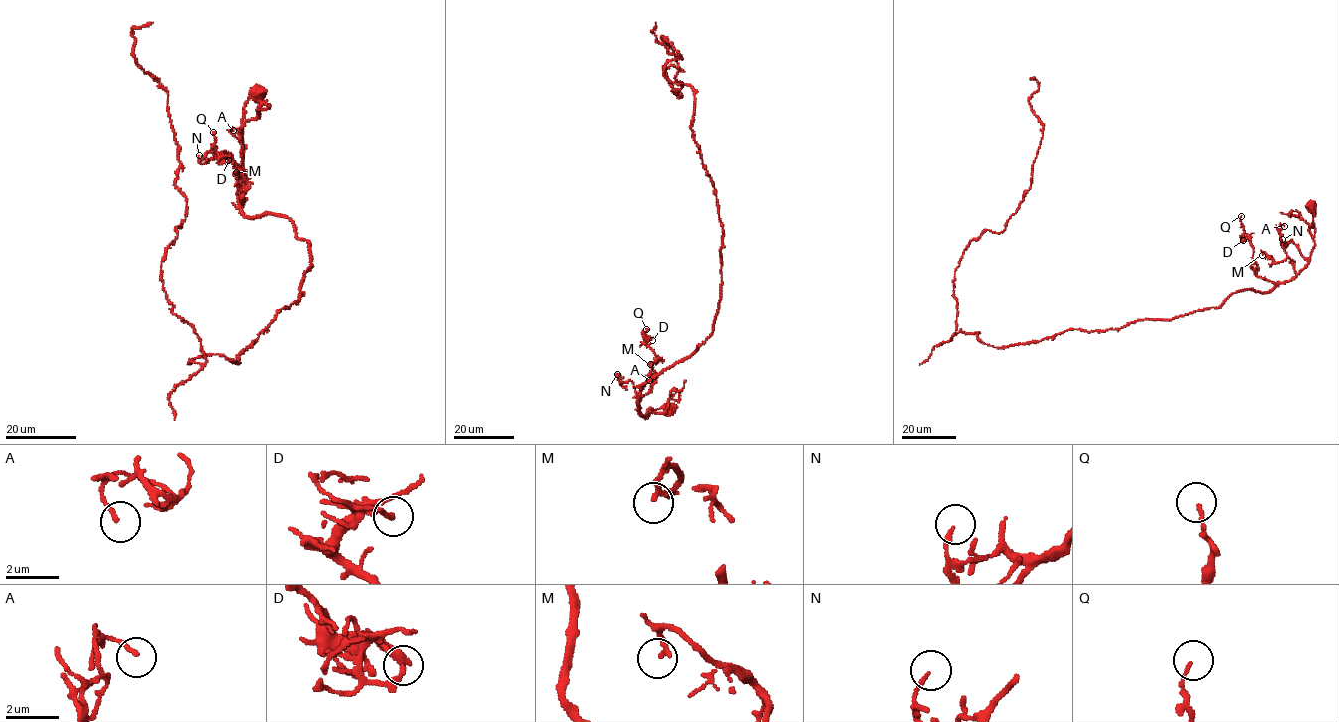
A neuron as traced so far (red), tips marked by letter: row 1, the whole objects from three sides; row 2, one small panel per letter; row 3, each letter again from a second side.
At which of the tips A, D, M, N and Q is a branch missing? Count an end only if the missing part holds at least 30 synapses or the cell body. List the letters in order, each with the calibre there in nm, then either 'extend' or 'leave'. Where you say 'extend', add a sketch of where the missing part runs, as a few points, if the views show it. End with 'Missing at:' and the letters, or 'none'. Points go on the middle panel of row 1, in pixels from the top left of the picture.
A: 140 nm thick; leave
D: 190 nm thick; leave
M: 190 nm thick; leave
N: 140 nm thick; leave
Q: 110 nm thick; leave
Missing at: none

